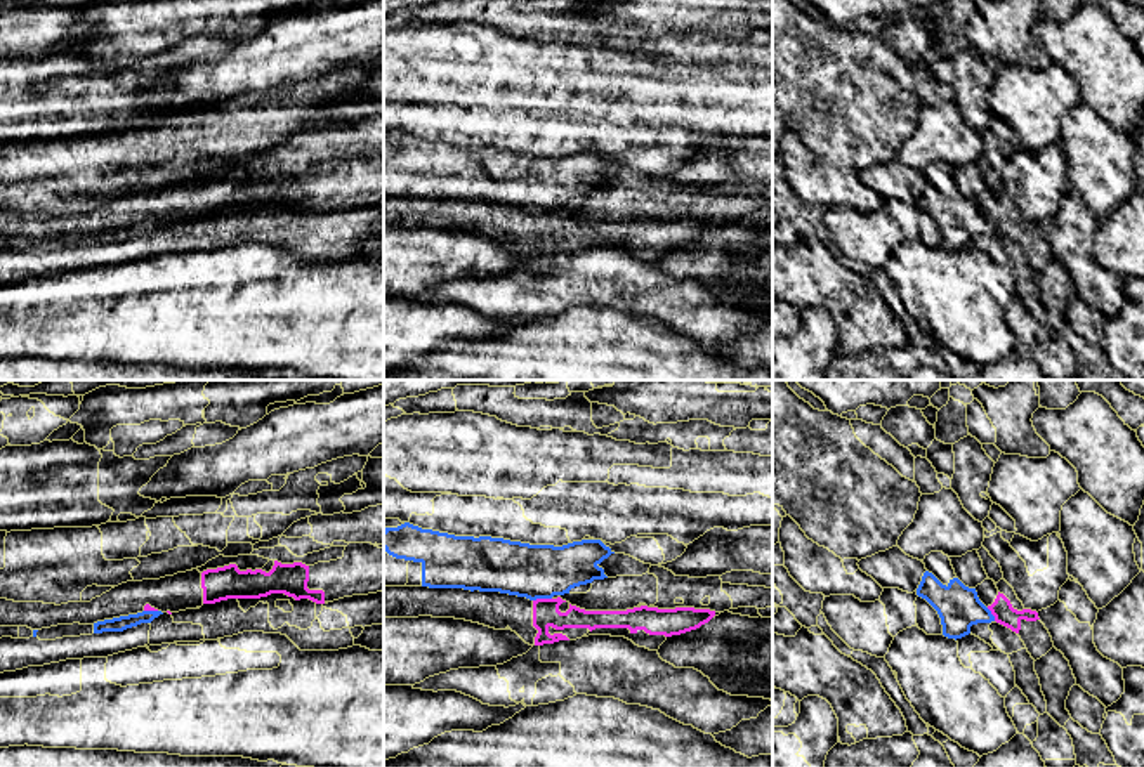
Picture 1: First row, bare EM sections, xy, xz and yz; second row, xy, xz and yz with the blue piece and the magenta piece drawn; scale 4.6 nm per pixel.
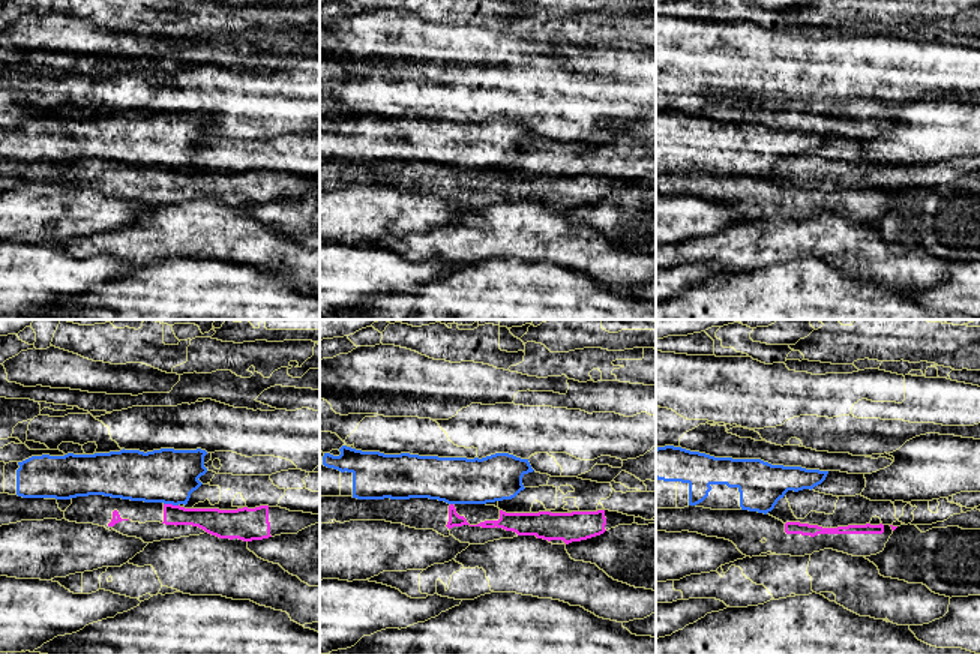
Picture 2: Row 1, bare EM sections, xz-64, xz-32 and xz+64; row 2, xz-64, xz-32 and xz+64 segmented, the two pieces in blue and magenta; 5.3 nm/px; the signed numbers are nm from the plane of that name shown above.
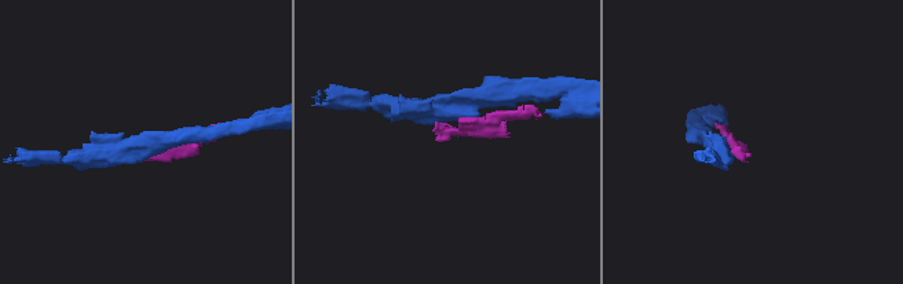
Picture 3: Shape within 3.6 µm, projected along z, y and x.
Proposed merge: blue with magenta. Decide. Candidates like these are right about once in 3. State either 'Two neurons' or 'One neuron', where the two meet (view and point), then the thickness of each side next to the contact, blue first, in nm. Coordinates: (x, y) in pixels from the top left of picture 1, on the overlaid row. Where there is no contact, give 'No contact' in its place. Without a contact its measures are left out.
Two neurons. Touches blue at xz (542, 597). Thickness 260 nm (blue) against 130 nm

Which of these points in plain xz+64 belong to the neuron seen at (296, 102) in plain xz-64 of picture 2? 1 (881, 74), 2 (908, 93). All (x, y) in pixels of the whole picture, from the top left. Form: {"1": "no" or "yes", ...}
{"1": "no", "2": "yes"}

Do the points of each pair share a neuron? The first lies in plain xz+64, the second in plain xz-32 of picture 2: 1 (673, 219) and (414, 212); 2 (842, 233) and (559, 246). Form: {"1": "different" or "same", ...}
{"1": "same", "2": "same"}

